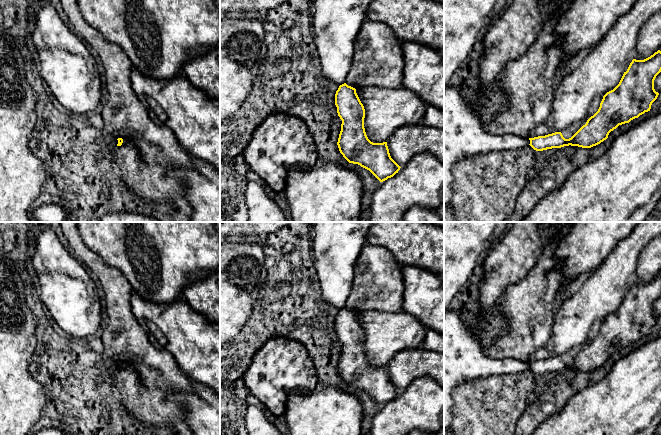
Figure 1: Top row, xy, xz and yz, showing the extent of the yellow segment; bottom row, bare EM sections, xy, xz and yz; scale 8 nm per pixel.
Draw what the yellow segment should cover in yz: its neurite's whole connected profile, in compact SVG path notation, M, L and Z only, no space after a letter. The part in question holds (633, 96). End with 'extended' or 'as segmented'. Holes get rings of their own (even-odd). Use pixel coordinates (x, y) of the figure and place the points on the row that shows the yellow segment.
M658 50L644 60L633 59L626 72L624 72L619 84L607 92L600 103L598 111L591 116L571 138L565 139L561 132L555 132L545 136L529 138L530 146L536 151L543 151L564 146L578 146L591 148L606 140L611 131L619 125L629 123L645 112L650 111L652 103L659 93L654 89L654 80L661 72L661 51Z; as segmented

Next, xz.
M346 83L335 94L337 113L342 120L338 148L343 157L369 170L380 182L393 177L400 166L391 158L387 142L373 143L365 132L365 109L356 89Z; as segmented

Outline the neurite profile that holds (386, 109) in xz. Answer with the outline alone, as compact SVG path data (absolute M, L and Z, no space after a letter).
M359 87L356 93L364 106L364 128L373 143L387 142L396 130L406 125L420 124L428 105L413 91L400 88Z

